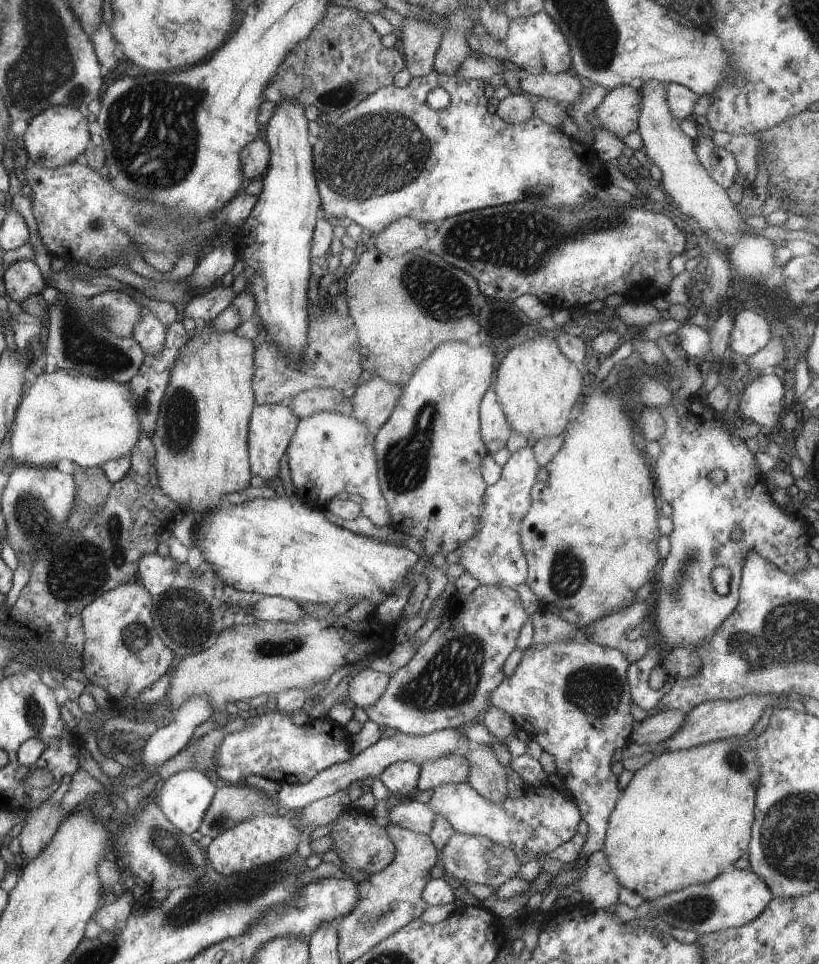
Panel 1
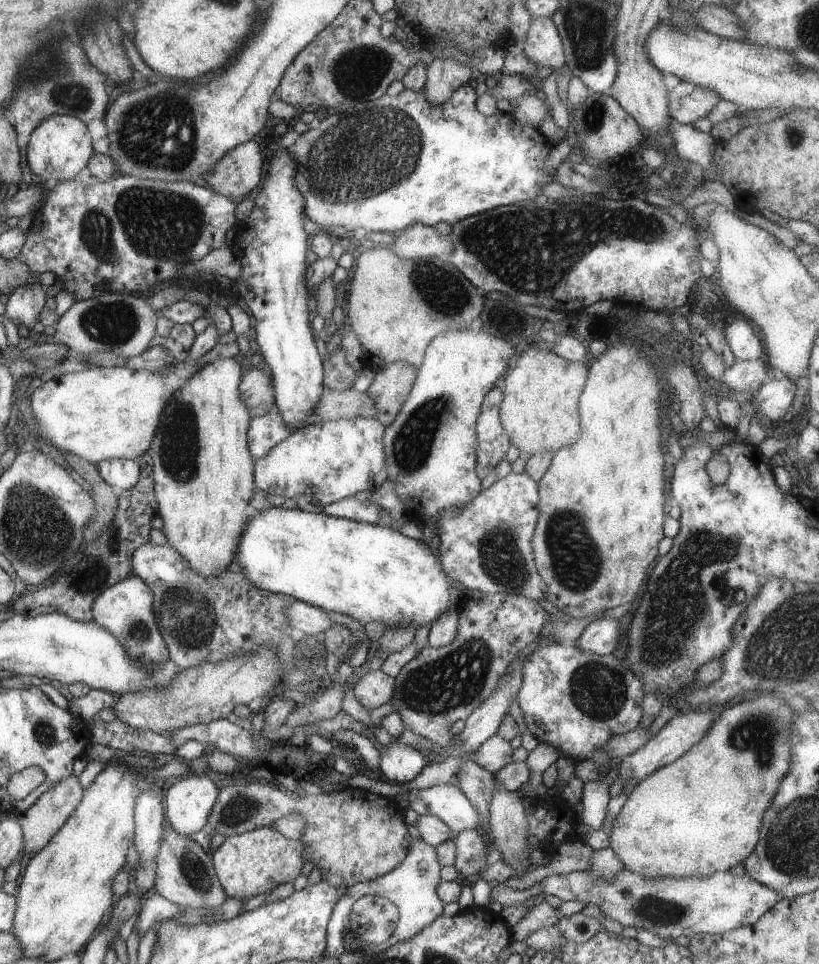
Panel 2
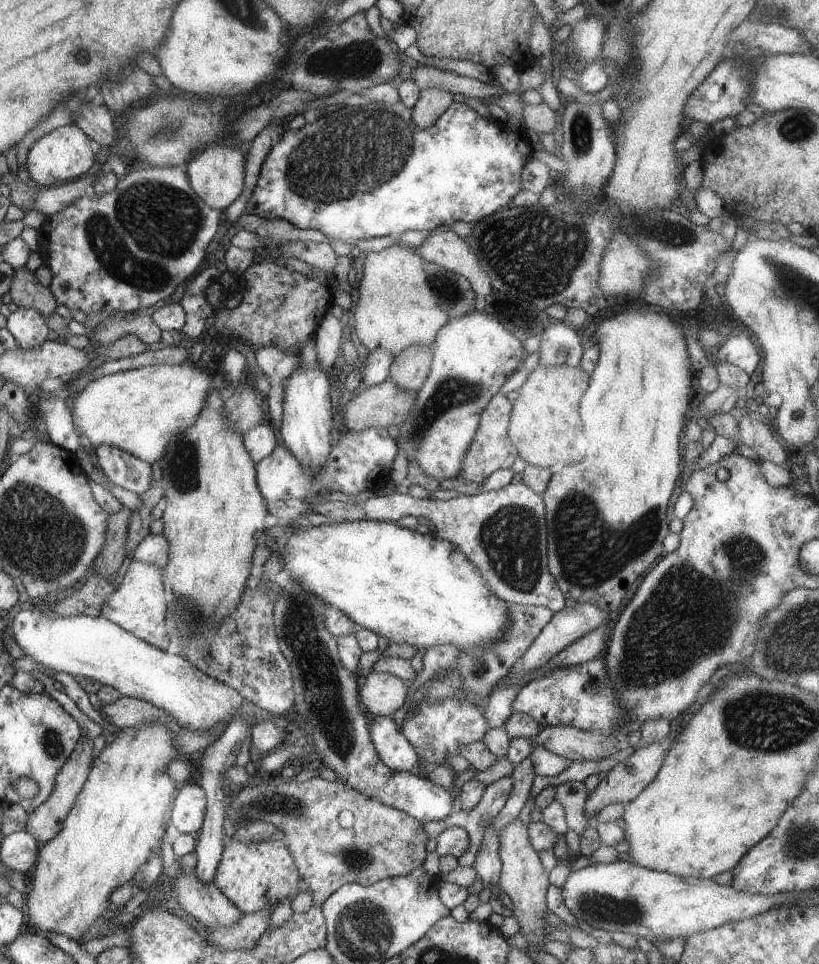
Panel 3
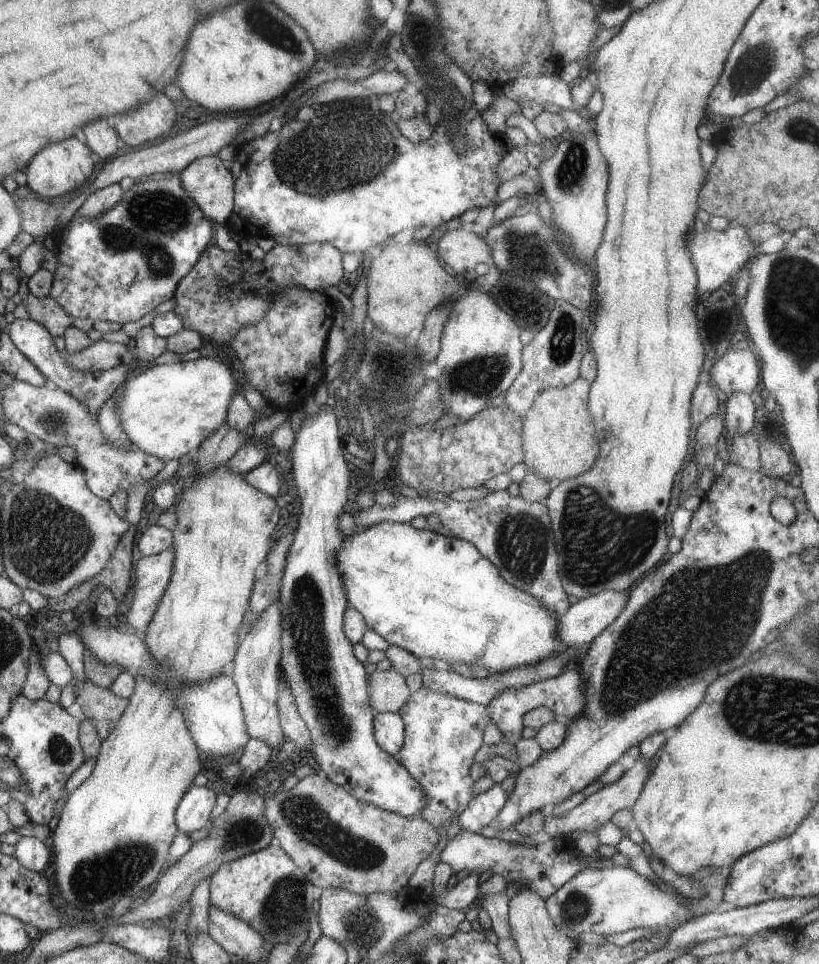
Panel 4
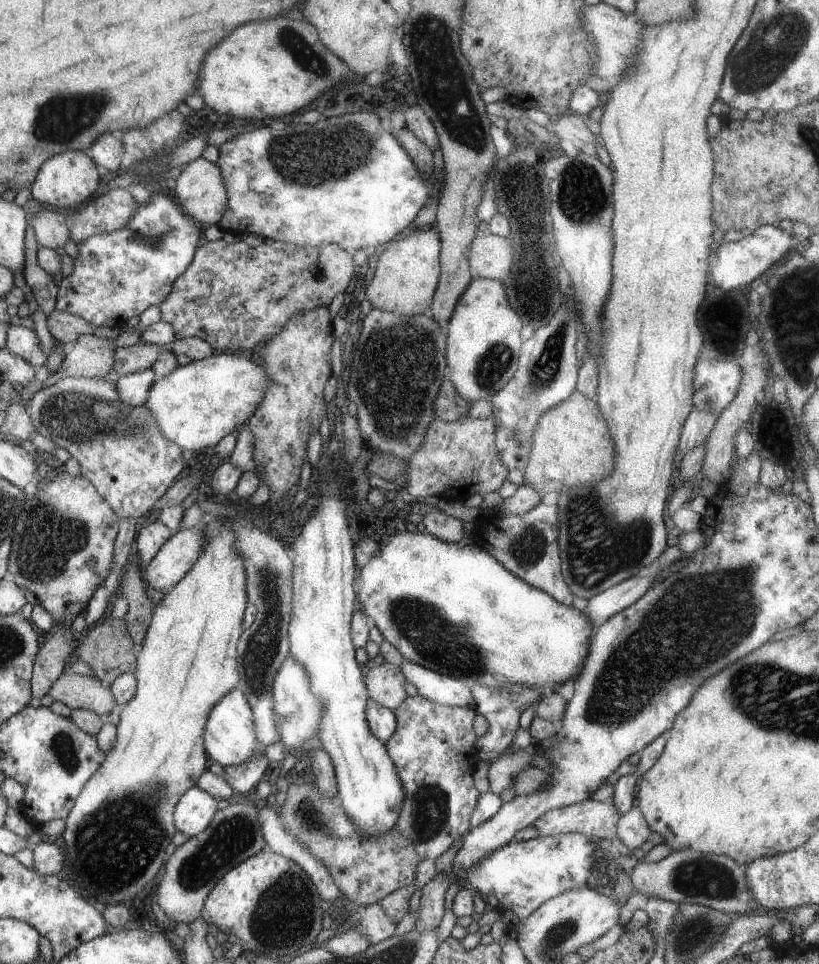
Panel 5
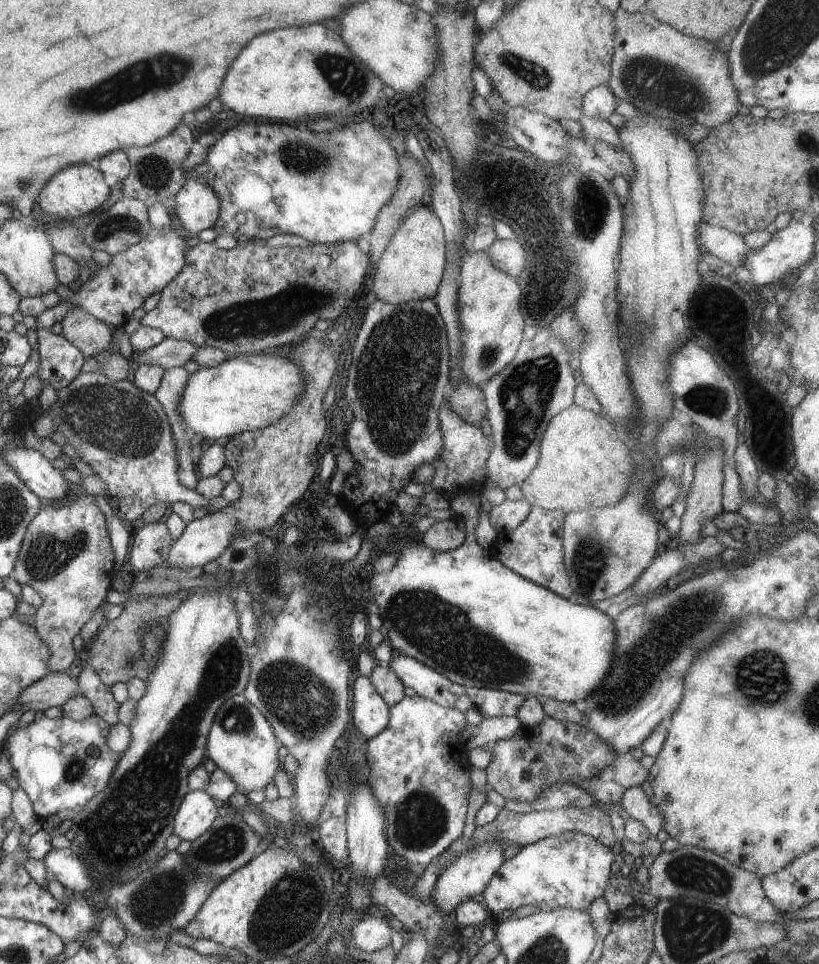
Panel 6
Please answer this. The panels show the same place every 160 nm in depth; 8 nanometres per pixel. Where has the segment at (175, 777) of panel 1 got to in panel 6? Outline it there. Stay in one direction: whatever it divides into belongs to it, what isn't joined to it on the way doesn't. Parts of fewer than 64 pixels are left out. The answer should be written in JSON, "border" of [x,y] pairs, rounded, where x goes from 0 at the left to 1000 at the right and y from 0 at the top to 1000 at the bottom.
{"border":[[[249,820],[230,821],[215,845],[211,865],[221,871],[243,870],[256,861],[266,846],[266,836],[261,829]]]}

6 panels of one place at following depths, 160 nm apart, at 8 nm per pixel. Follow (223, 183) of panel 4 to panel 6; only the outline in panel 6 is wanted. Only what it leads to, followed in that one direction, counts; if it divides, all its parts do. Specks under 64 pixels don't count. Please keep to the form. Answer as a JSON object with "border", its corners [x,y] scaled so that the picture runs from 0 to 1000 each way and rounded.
{"border":[[[244,186],[228,188],[214,210],[209,222],[232,245],[260,235],[267,226],[267,205],[260,195]]]}

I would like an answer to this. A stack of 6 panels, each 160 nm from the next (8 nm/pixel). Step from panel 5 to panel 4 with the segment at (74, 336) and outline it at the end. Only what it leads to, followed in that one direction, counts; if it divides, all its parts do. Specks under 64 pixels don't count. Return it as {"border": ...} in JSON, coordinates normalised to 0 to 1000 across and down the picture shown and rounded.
{"border":[[[35,303],[29,316],[38,331],[54,338],[66,351],[77,349],[81,341],[89,337],[92,330],[81,326],[81,323],[63,308],[49,311]]]}

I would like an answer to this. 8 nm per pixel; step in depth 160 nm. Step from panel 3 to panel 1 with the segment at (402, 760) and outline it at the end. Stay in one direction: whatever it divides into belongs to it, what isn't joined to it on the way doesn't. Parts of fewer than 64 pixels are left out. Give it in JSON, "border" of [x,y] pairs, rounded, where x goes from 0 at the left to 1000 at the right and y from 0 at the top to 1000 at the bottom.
{"border":[[[484,789],[473,795],[464,803],[469,815],[493,828],[510,823],[509,813],[514,795],[503,789]]]}

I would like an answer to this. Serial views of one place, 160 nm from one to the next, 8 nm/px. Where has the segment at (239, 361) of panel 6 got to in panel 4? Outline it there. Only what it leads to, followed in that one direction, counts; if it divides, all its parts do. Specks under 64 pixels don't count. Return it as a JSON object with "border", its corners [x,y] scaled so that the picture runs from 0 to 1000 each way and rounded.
{"border":[[[244,370],[231,374],[217,374],[187,379],[164,394],[151,396],[153,401],[145,408],[143,426],[150,440],[150,447],[159,460],[166,461],[182,472],[204,477],[211,475],[233,475],[254,454],[275,440],[283,412],[289,408],[295,392],[289,380],[276,380],[274,376],[259,371]]]}

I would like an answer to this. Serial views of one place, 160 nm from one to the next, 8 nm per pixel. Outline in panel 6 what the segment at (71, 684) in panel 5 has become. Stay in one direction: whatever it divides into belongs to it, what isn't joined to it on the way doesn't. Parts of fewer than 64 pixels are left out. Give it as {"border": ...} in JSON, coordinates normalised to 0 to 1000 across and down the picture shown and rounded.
{"border":[[[79,697],[61,698],[56,703],[31,714],[20,725],[26,737],[51,739],[63,732],[76,732],[84,724],[96,720],[96,709]]]}

